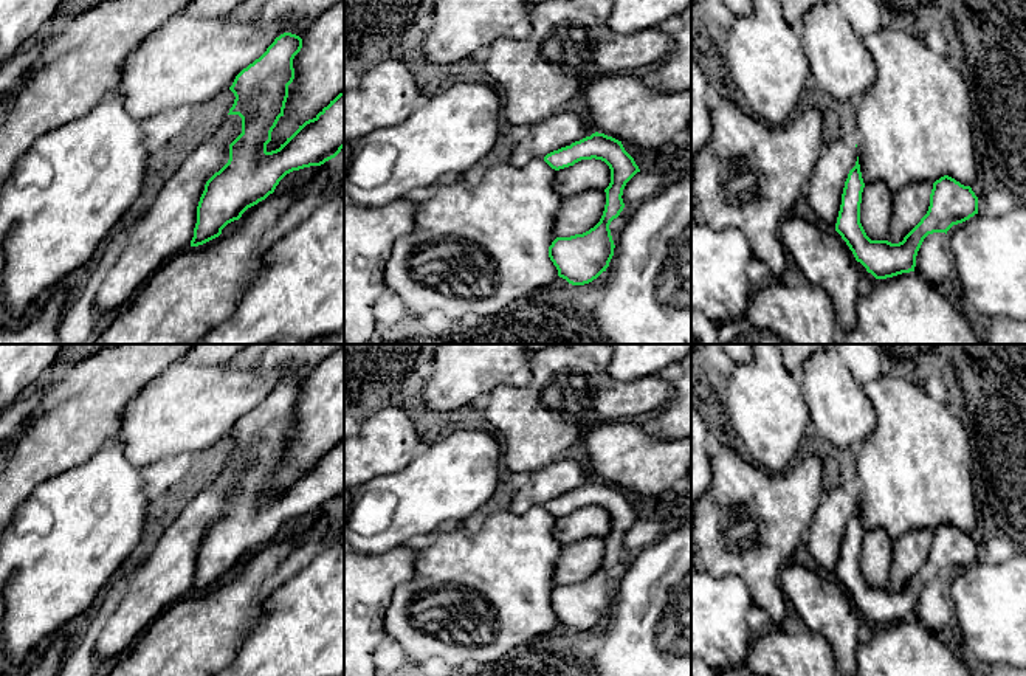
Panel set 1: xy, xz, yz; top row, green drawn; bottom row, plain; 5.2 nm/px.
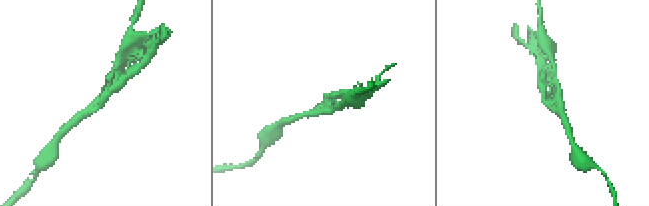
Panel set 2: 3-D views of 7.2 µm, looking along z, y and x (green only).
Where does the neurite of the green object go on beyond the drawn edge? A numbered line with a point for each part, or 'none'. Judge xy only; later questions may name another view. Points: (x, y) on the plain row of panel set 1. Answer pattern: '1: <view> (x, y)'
none

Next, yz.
none

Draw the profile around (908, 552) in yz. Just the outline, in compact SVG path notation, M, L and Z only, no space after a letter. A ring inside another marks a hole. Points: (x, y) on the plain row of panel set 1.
M911 529L893 541L888 589L902 589L921 569L928 558L931 536L928 529Z

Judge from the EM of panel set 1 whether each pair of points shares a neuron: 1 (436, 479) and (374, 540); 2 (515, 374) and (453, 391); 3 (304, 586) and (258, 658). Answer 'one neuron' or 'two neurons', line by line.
1: one neuron
2: one neuron
3: one neuron

